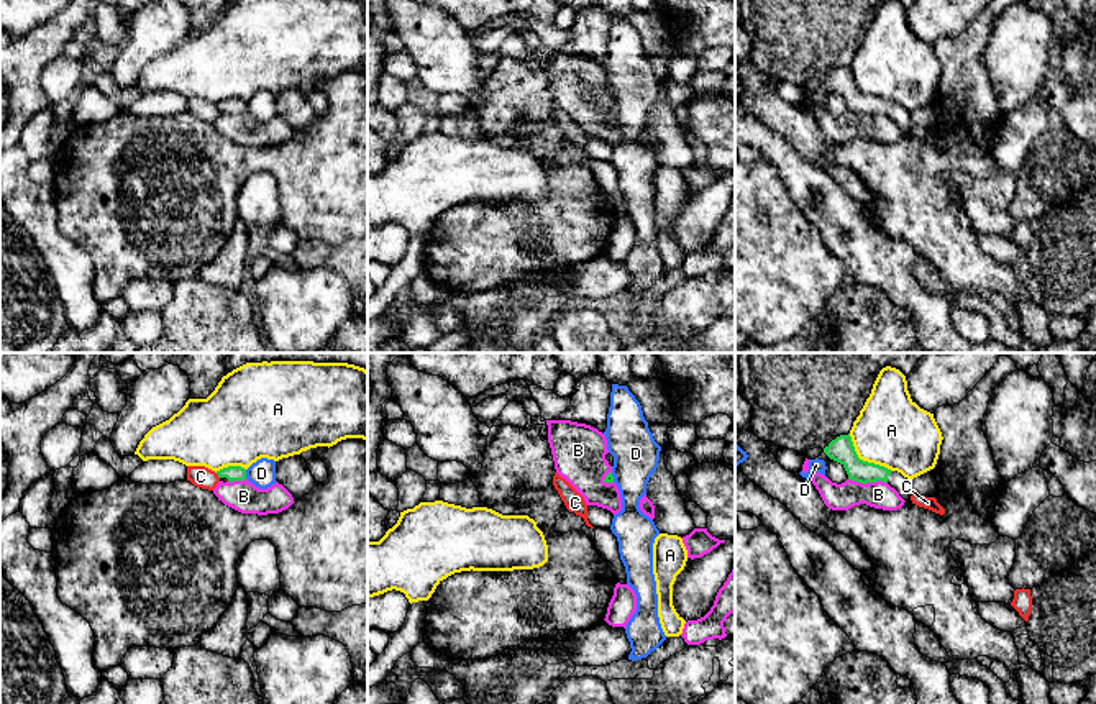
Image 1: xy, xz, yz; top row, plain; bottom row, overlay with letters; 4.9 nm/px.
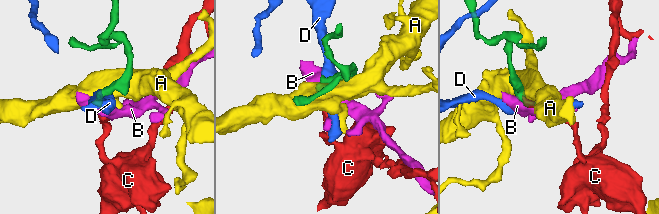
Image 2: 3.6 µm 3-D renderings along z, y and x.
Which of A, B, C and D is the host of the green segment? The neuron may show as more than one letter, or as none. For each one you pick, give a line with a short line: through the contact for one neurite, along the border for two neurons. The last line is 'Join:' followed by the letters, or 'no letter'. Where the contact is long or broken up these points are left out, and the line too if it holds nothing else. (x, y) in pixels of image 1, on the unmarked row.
Join: no letter

